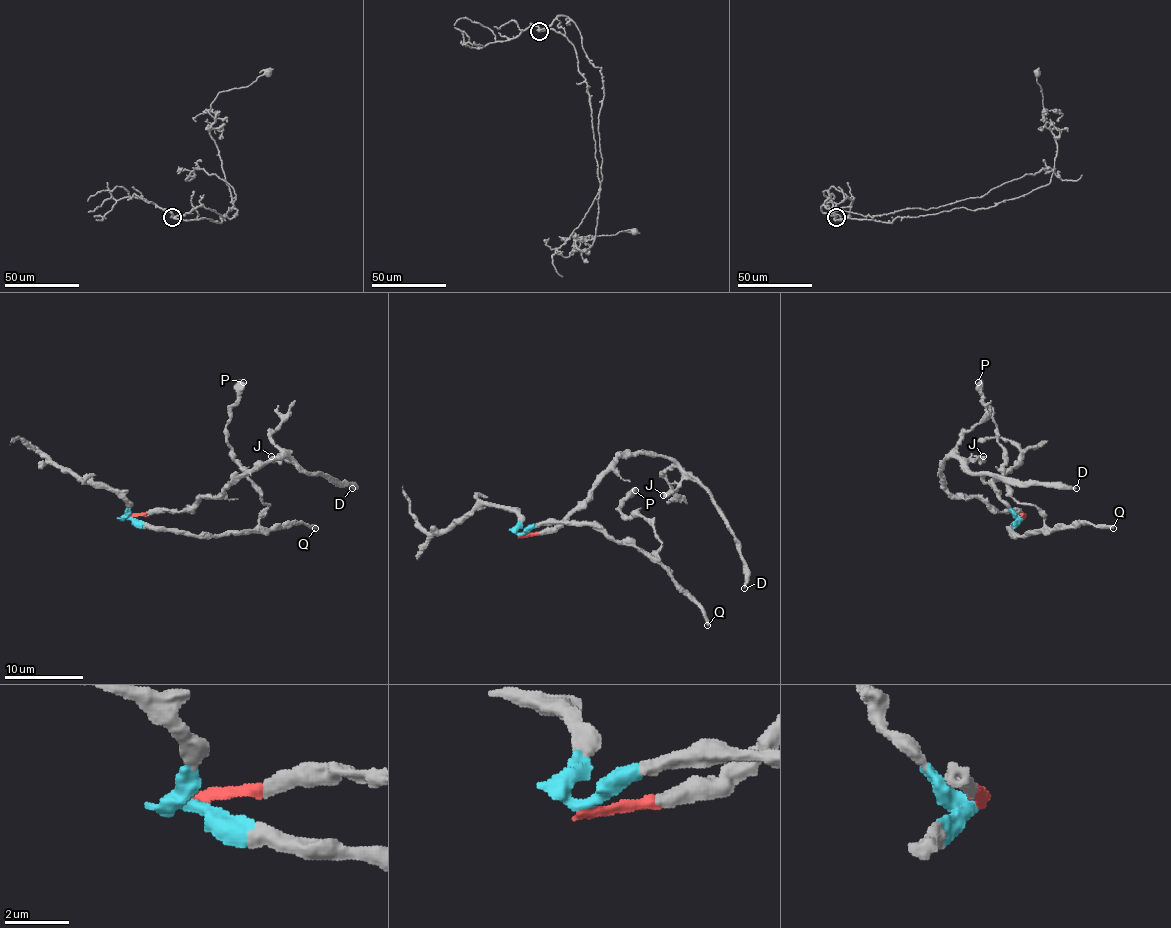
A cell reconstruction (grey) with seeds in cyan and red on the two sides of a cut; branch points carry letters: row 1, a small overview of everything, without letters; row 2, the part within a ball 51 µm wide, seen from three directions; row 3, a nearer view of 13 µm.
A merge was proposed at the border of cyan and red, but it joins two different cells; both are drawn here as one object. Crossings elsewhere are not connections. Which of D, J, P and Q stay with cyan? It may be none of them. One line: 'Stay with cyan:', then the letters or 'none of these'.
Stay with cyan: P, Q

